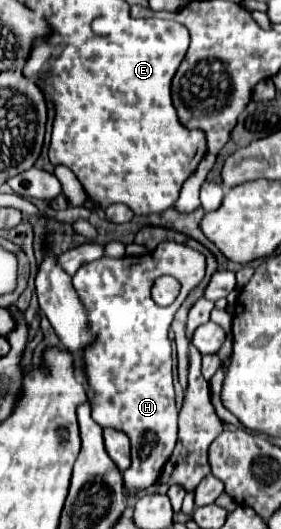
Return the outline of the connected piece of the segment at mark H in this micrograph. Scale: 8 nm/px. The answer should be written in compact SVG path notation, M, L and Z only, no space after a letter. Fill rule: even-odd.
M161 242L155 248L155 252L147 256L101 258L101 260L83 264L73 276L73 286L87 310L89 326L93 326L97 332L97 338L83 352L85 378L91 392L91 418L101 428L117 428L125 432L131 440L131 466L129 470L123 472L127 500L131 500L133 490L149 488L157 480L157 474L161 474L177 442L179 410L175 406L175 392L173 392L172 342L167 338L167 332L173 316L185 300L185 294L189 294L189 290L193 290L203 276L205 276L205 256L177 242ZM165 274L177 278L181 284L179 296L167 308L157 306L149 296L153 282Z

